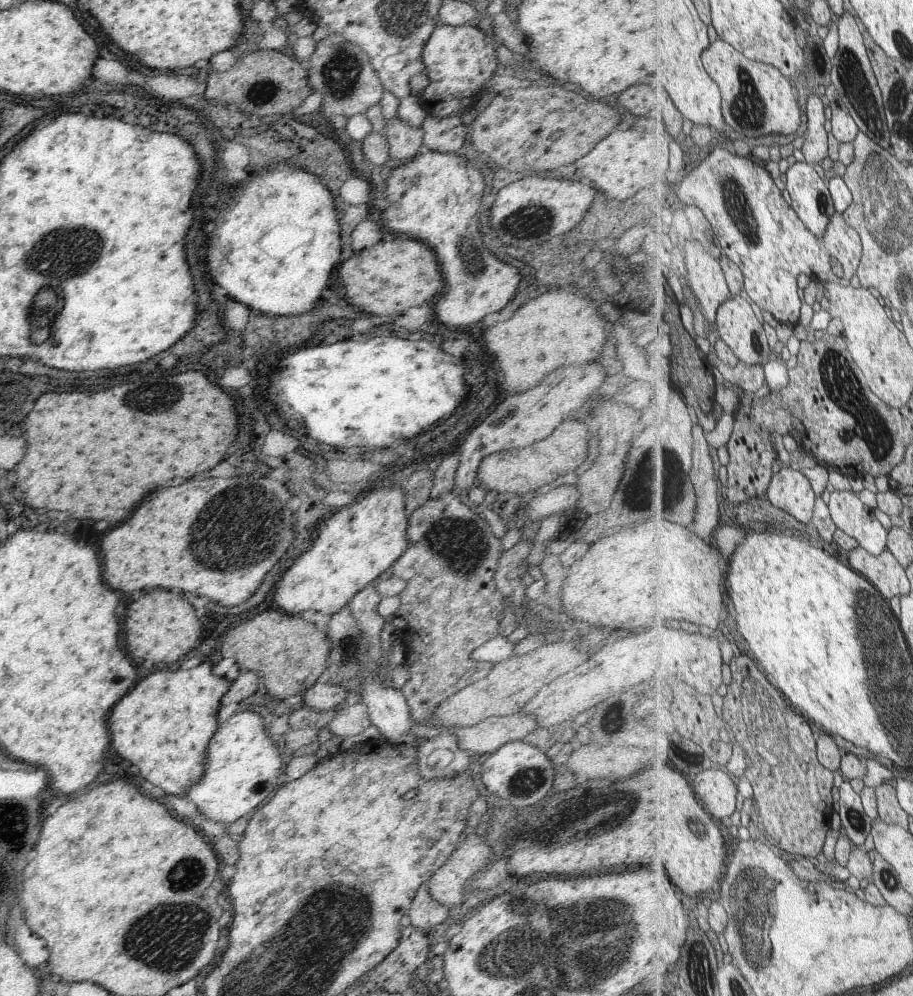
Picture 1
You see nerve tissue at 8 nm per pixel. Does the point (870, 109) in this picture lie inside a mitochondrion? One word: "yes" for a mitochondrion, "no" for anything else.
yes

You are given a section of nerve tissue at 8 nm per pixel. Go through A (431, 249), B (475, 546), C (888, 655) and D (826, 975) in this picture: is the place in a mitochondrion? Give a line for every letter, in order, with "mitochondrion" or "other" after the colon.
A: other
B: mitochondrion
C: mitochondrion
D: other

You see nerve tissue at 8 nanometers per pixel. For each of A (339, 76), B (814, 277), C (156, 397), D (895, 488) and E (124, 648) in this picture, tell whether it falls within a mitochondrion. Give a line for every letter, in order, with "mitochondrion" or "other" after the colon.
A: mitochondrion
B: other
C: mitochondrion
D: other
E: other

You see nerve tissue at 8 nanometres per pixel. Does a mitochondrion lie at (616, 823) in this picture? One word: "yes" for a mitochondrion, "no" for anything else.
yes

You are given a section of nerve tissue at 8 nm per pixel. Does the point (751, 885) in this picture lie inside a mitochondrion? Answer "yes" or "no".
yes

